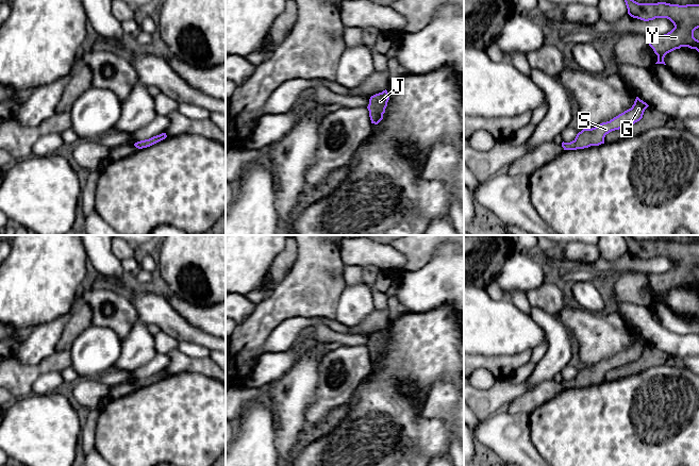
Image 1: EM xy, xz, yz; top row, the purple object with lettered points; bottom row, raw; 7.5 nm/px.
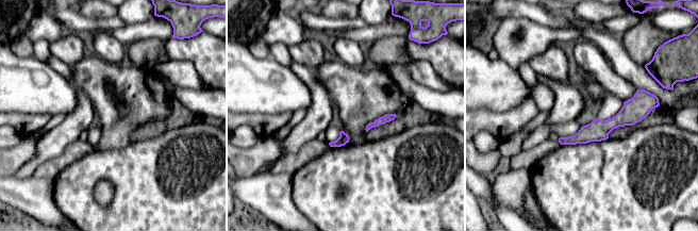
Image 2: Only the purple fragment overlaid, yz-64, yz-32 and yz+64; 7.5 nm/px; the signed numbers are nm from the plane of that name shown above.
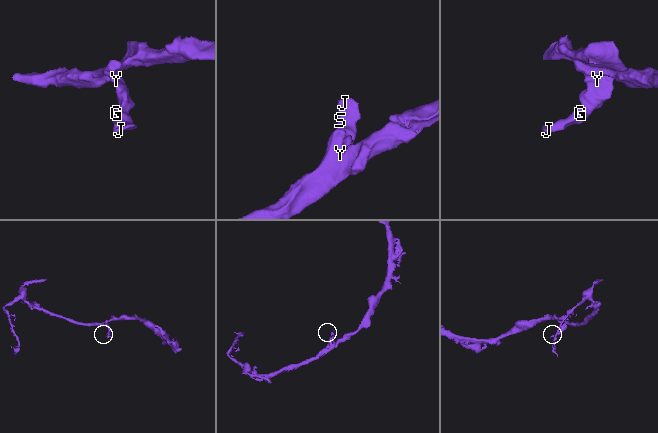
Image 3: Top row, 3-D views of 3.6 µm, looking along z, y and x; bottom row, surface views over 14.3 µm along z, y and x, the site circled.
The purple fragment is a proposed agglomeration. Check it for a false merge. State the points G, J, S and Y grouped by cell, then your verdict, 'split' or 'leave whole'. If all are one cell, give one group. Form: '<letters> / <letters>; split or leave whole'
G J S Y; leave whole

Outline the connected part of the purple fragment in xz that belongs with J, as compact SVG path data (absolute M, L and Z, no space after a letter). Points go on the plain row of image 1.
M386 328L370 335L367 347L371 362L378 363L383 357L388 338L389 334Z

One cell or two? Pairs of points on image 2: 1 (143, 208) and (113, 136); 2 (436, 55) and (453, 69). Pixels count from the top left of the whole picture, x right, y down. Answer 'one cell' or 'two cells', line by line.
1: two cells
2: one cell

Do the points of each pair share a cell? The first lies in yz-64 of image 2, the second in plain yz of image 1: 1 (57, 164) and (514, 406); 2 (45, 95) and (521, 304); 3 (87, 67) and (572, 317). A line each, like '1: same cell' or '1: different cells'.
1: same cell
2: different cells
3: same cell

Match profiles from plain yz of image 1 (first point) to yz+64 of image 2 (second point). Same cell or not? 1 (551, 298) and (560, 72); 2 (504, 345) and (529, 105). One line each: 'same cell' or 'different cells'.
1: same cell
2: different cells

